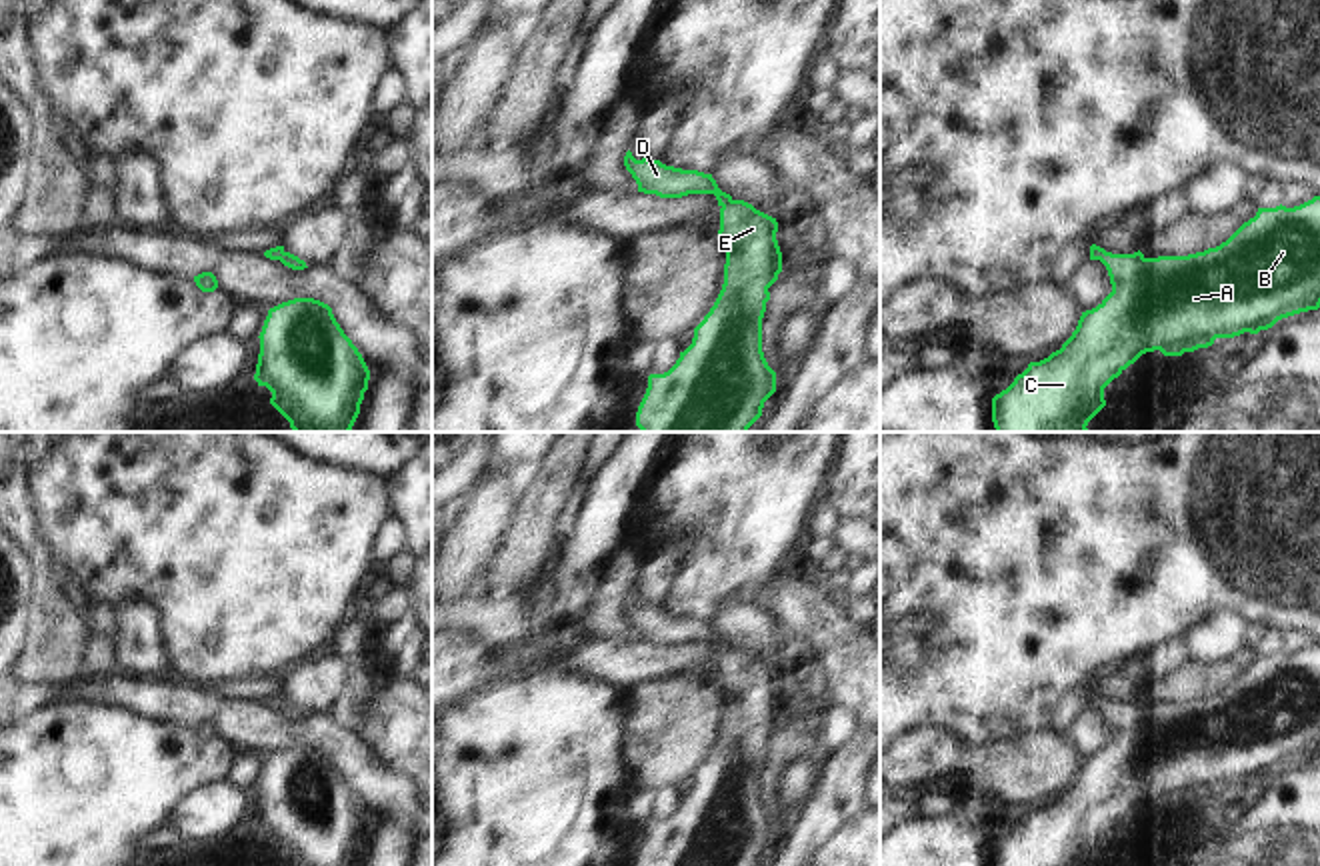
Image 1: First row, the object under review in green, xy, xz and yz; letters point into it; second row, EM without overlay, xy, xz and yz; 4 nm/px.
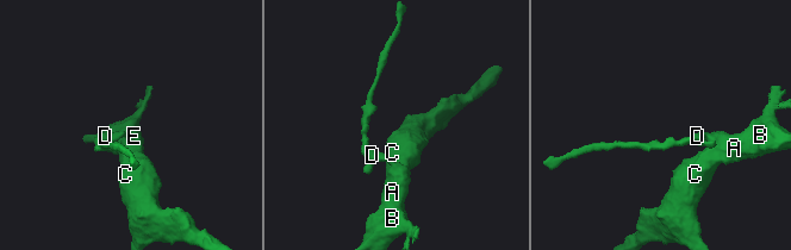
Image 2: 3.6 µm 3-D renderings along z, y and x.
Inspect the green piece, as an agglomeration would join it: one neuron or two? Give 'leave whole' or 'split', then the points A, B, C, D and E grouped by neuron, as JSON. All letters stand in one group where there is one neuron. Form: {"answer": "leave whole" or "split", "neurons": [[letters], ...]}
{"answer": "leave whole", "neurons": [["A", "B", "C", "D", "E"]]}

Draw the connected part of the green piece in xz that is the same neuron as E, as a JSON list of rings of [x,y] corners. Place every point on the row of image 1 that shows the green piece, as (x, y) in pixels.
[[[630,150],[624,166],[644,194],[714,194],[726,246],[722,290],[676,364],[648,376],[636,426],[642,432],[748,432],[776,392],[776,372],[762,352],[762,318],[768,288],[782,272],[778,222],[722,192],[712,174],[636,160]]]

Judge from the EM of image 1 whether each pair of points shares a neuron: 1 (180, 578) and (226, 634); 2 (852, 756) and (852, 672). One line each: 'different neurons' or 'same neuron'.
1: same neuron
2: different neurons

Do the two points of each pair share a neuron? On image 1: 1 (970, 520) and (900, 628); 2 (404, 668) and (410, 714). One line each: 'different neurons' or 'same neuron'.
1: same neuron
2: different neurons

